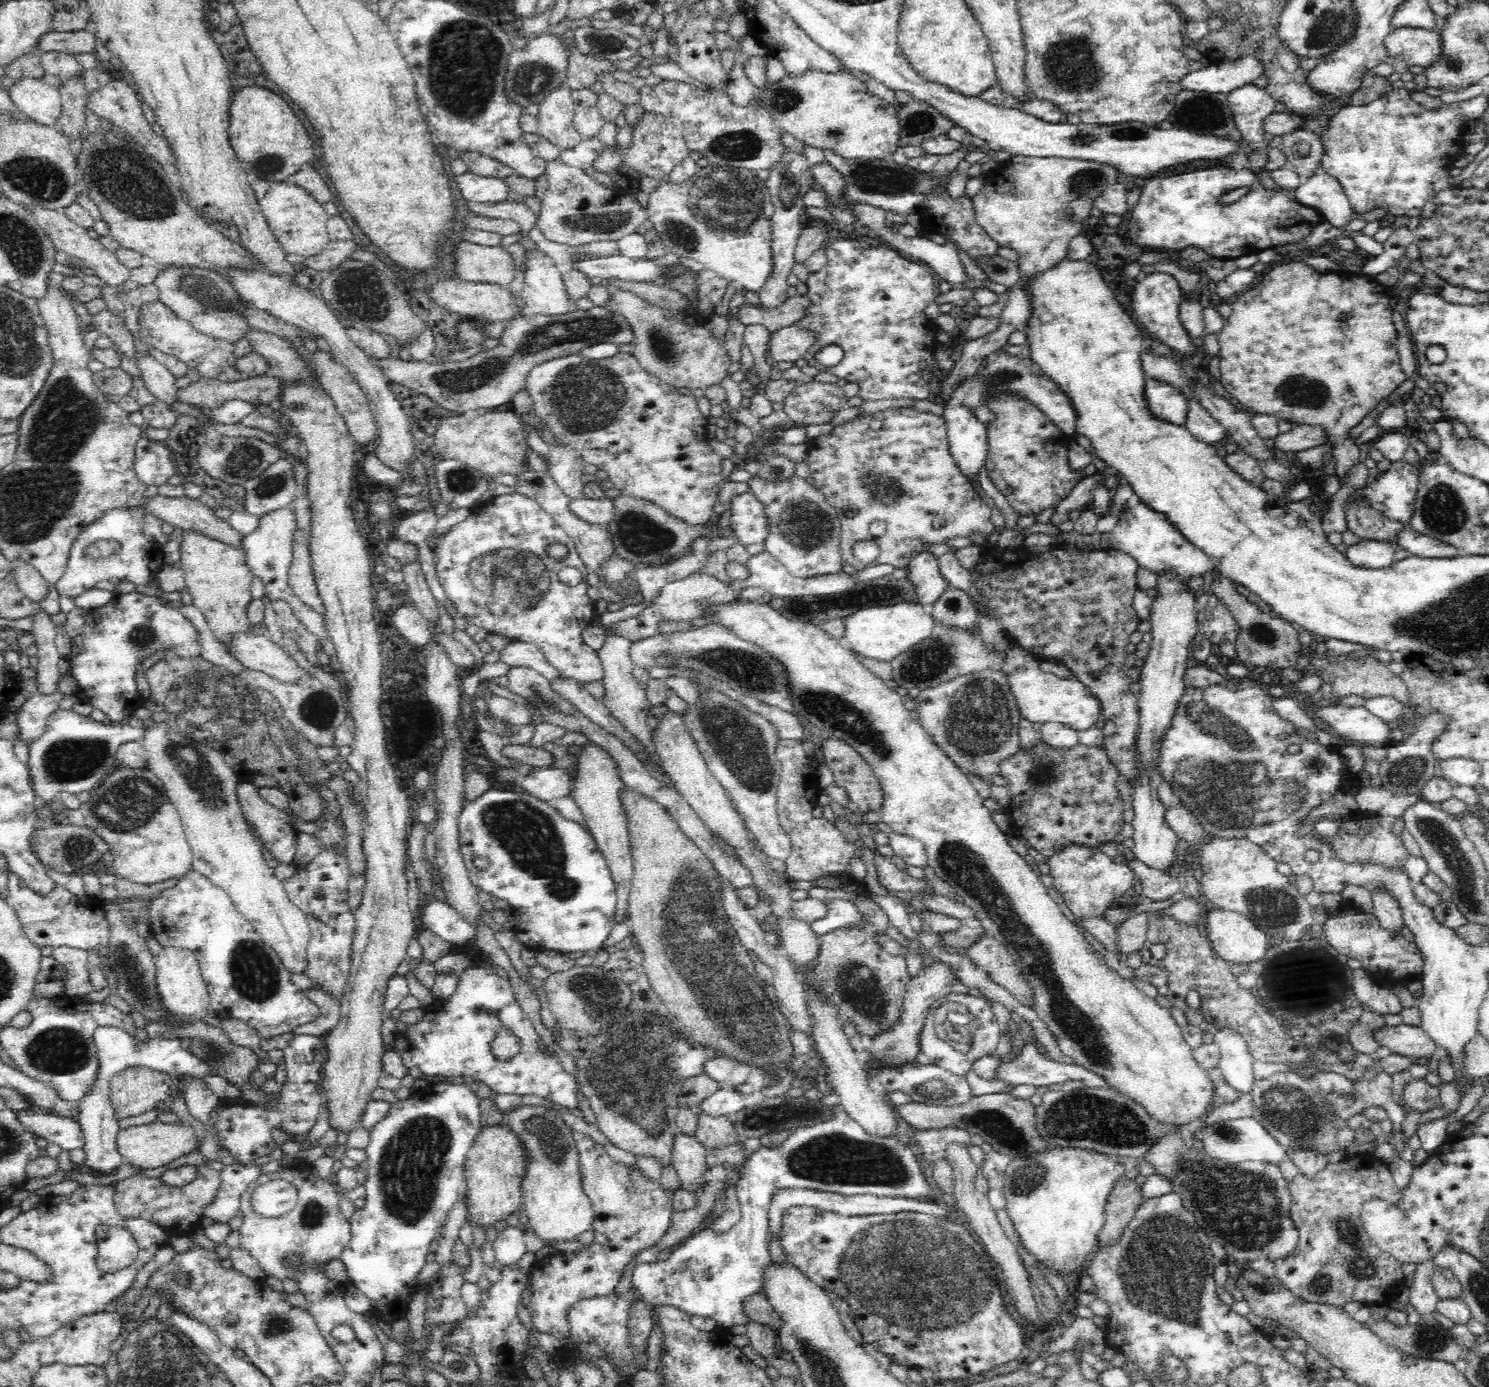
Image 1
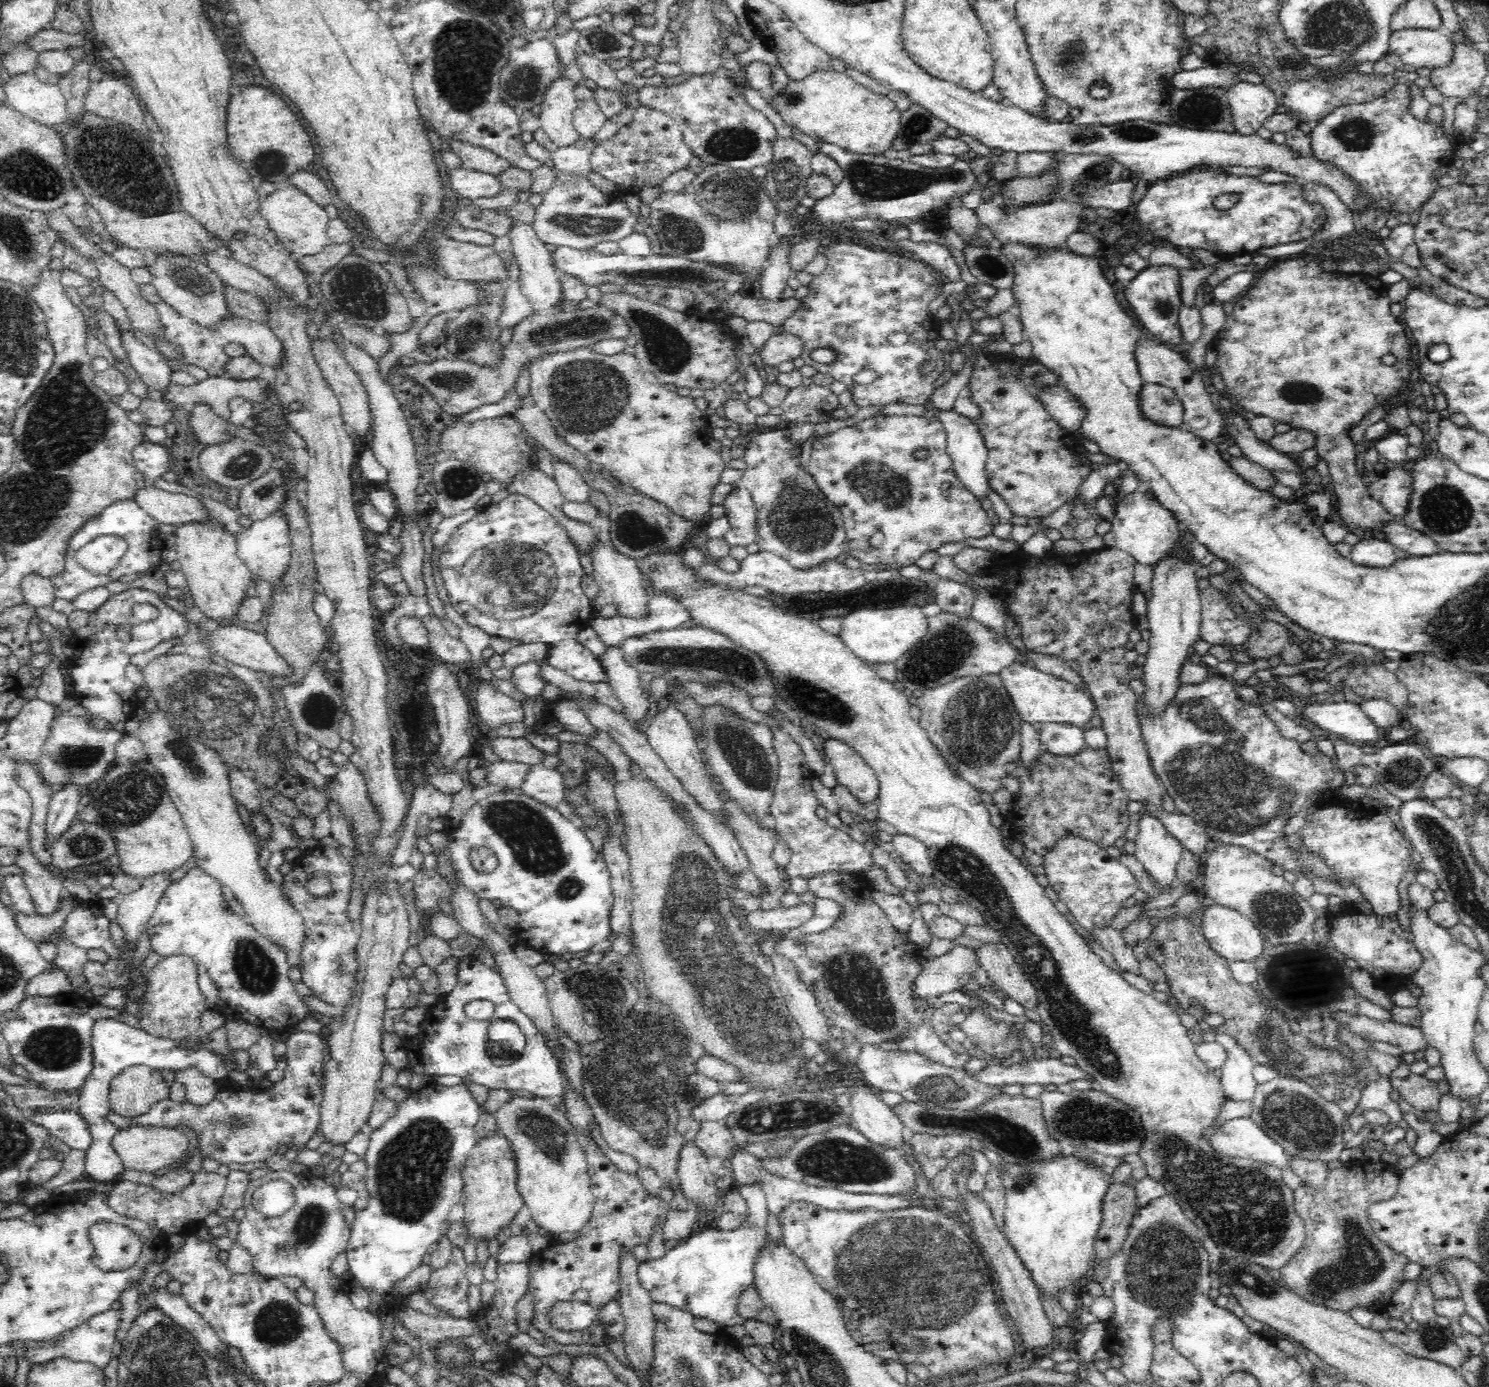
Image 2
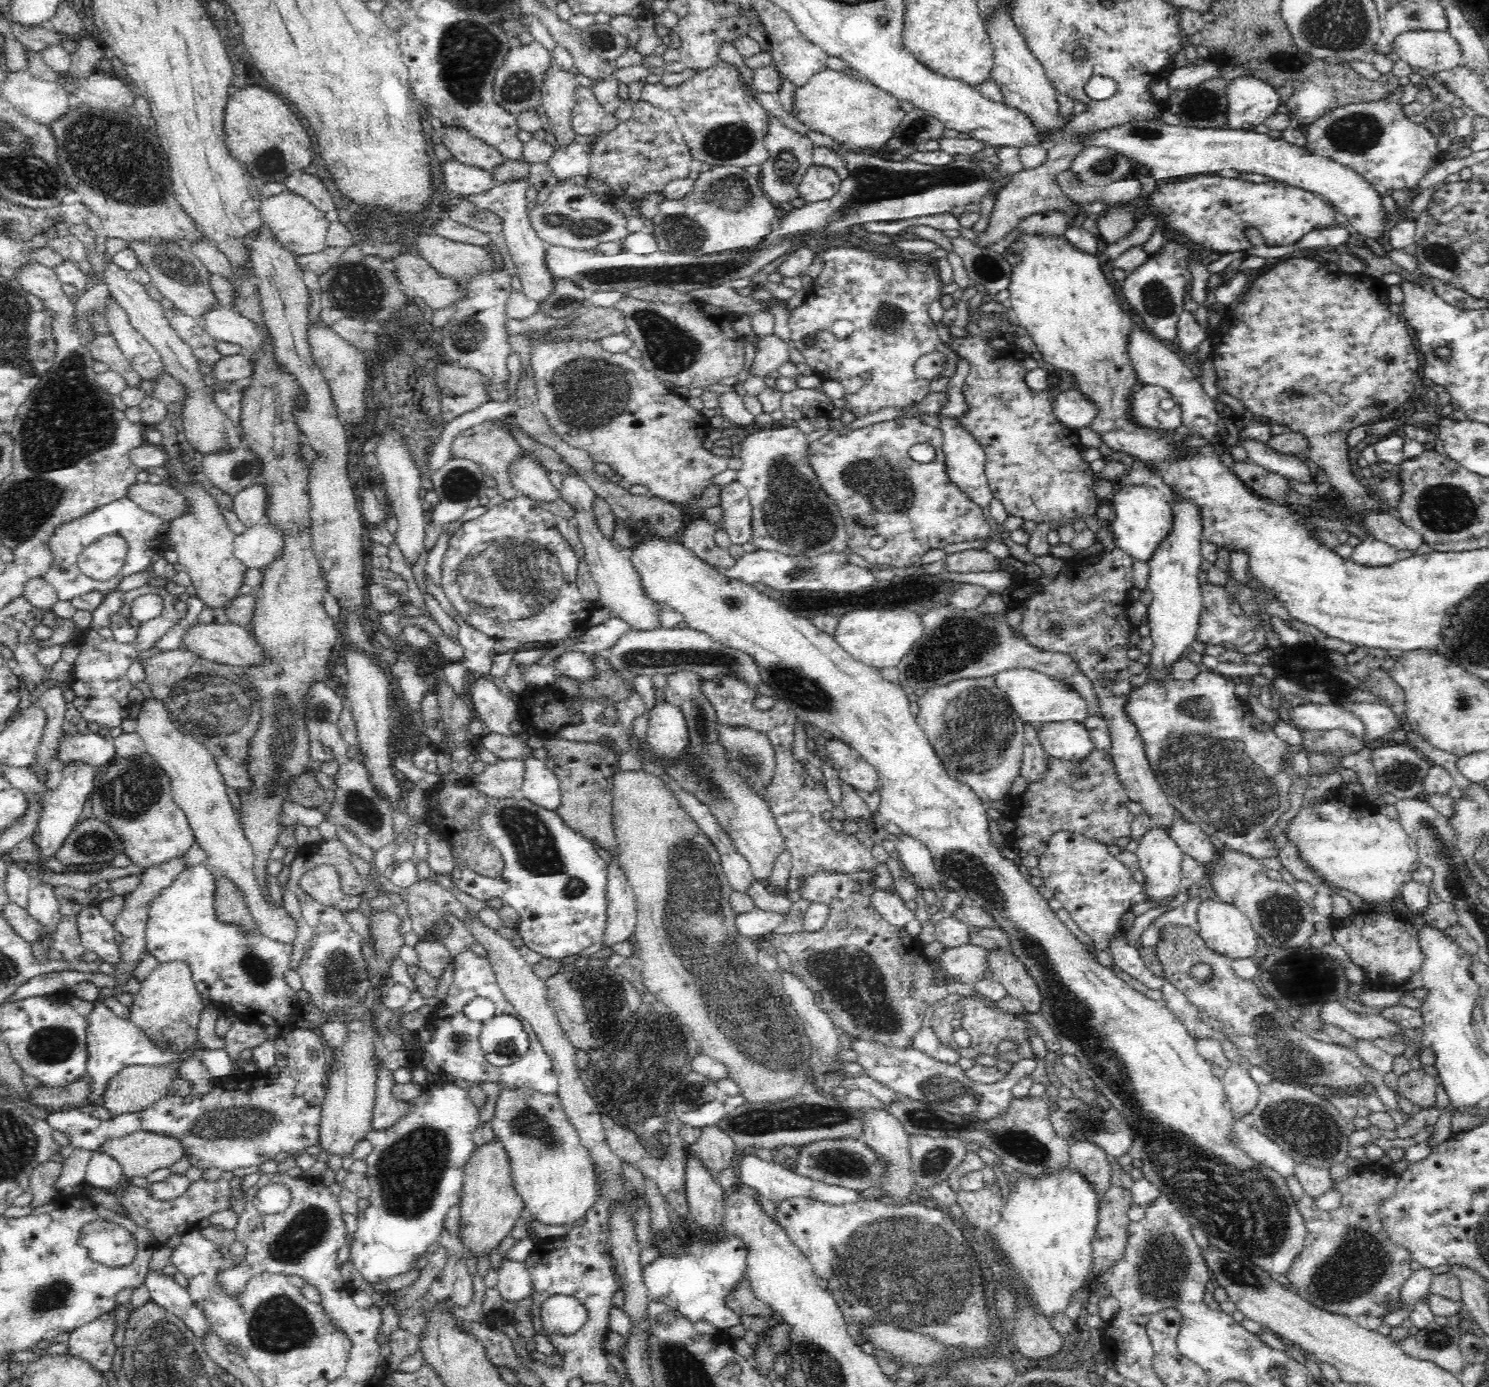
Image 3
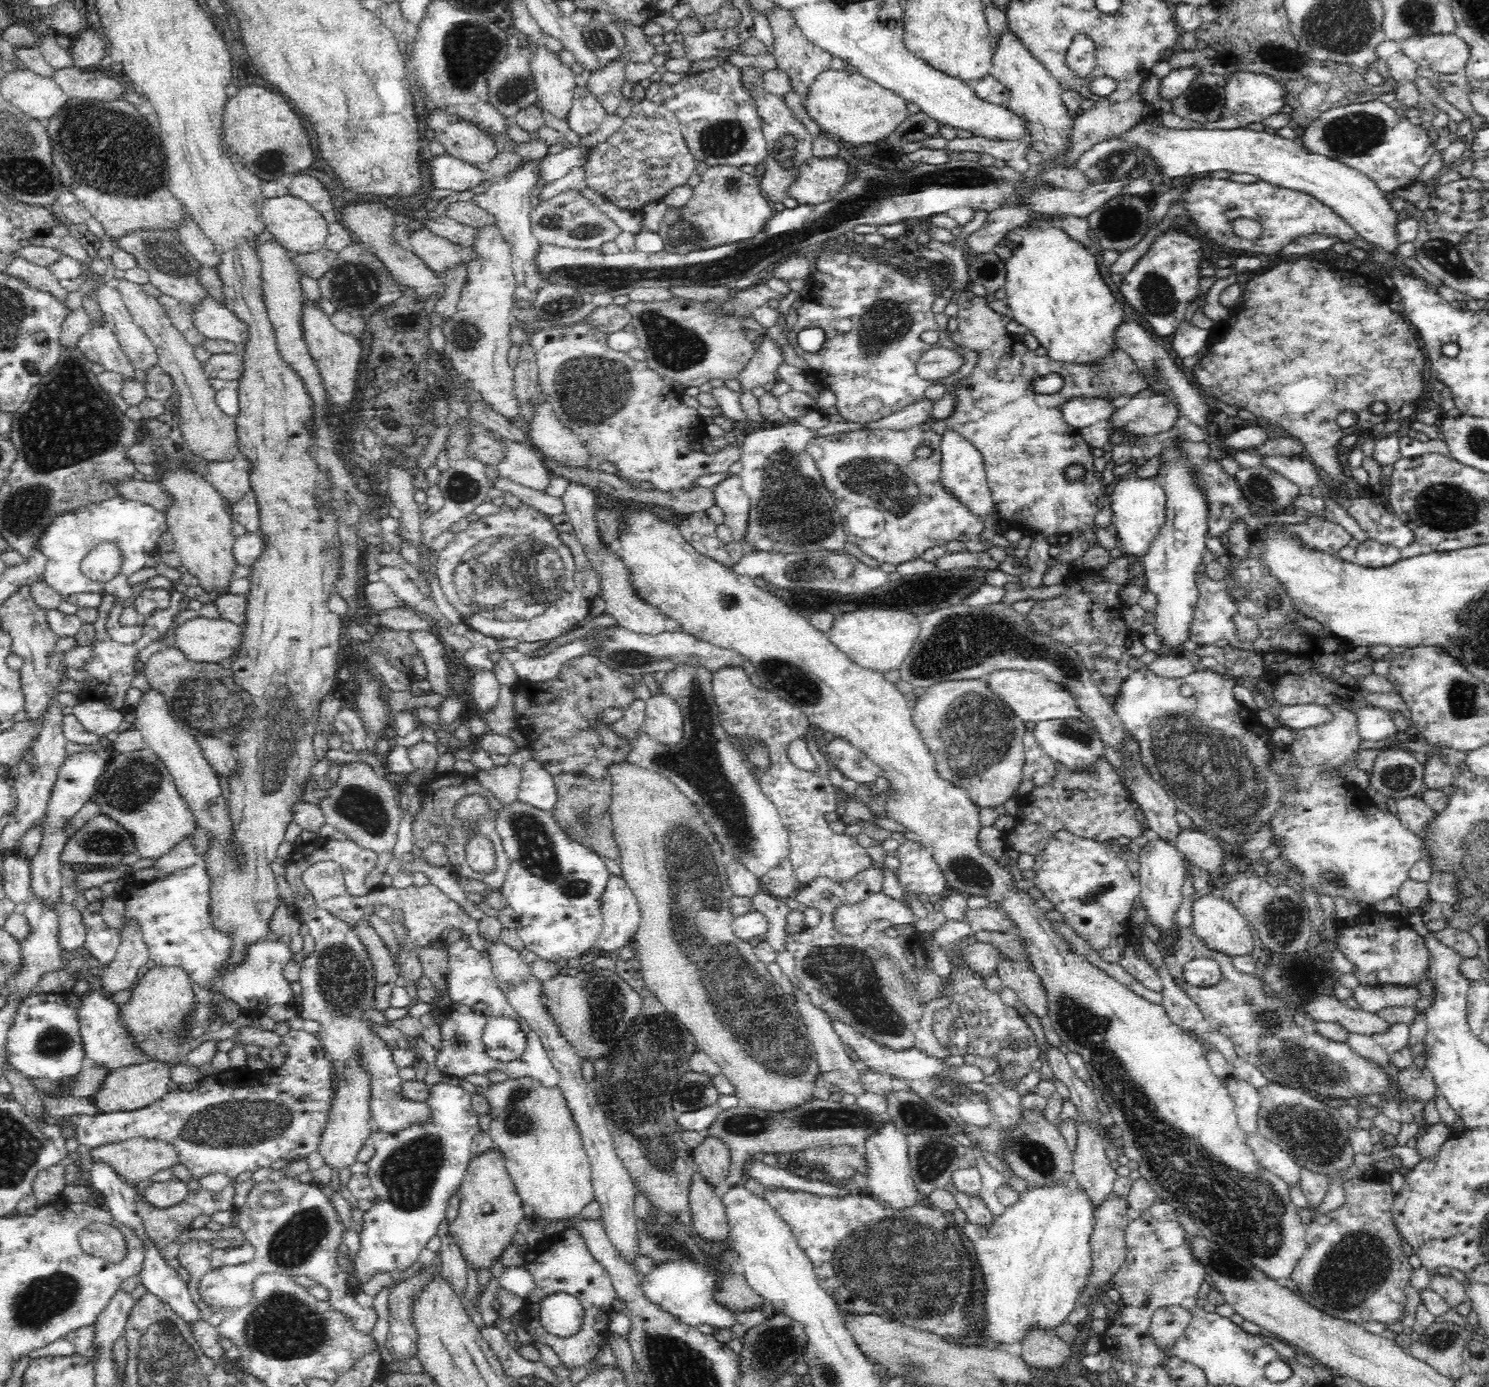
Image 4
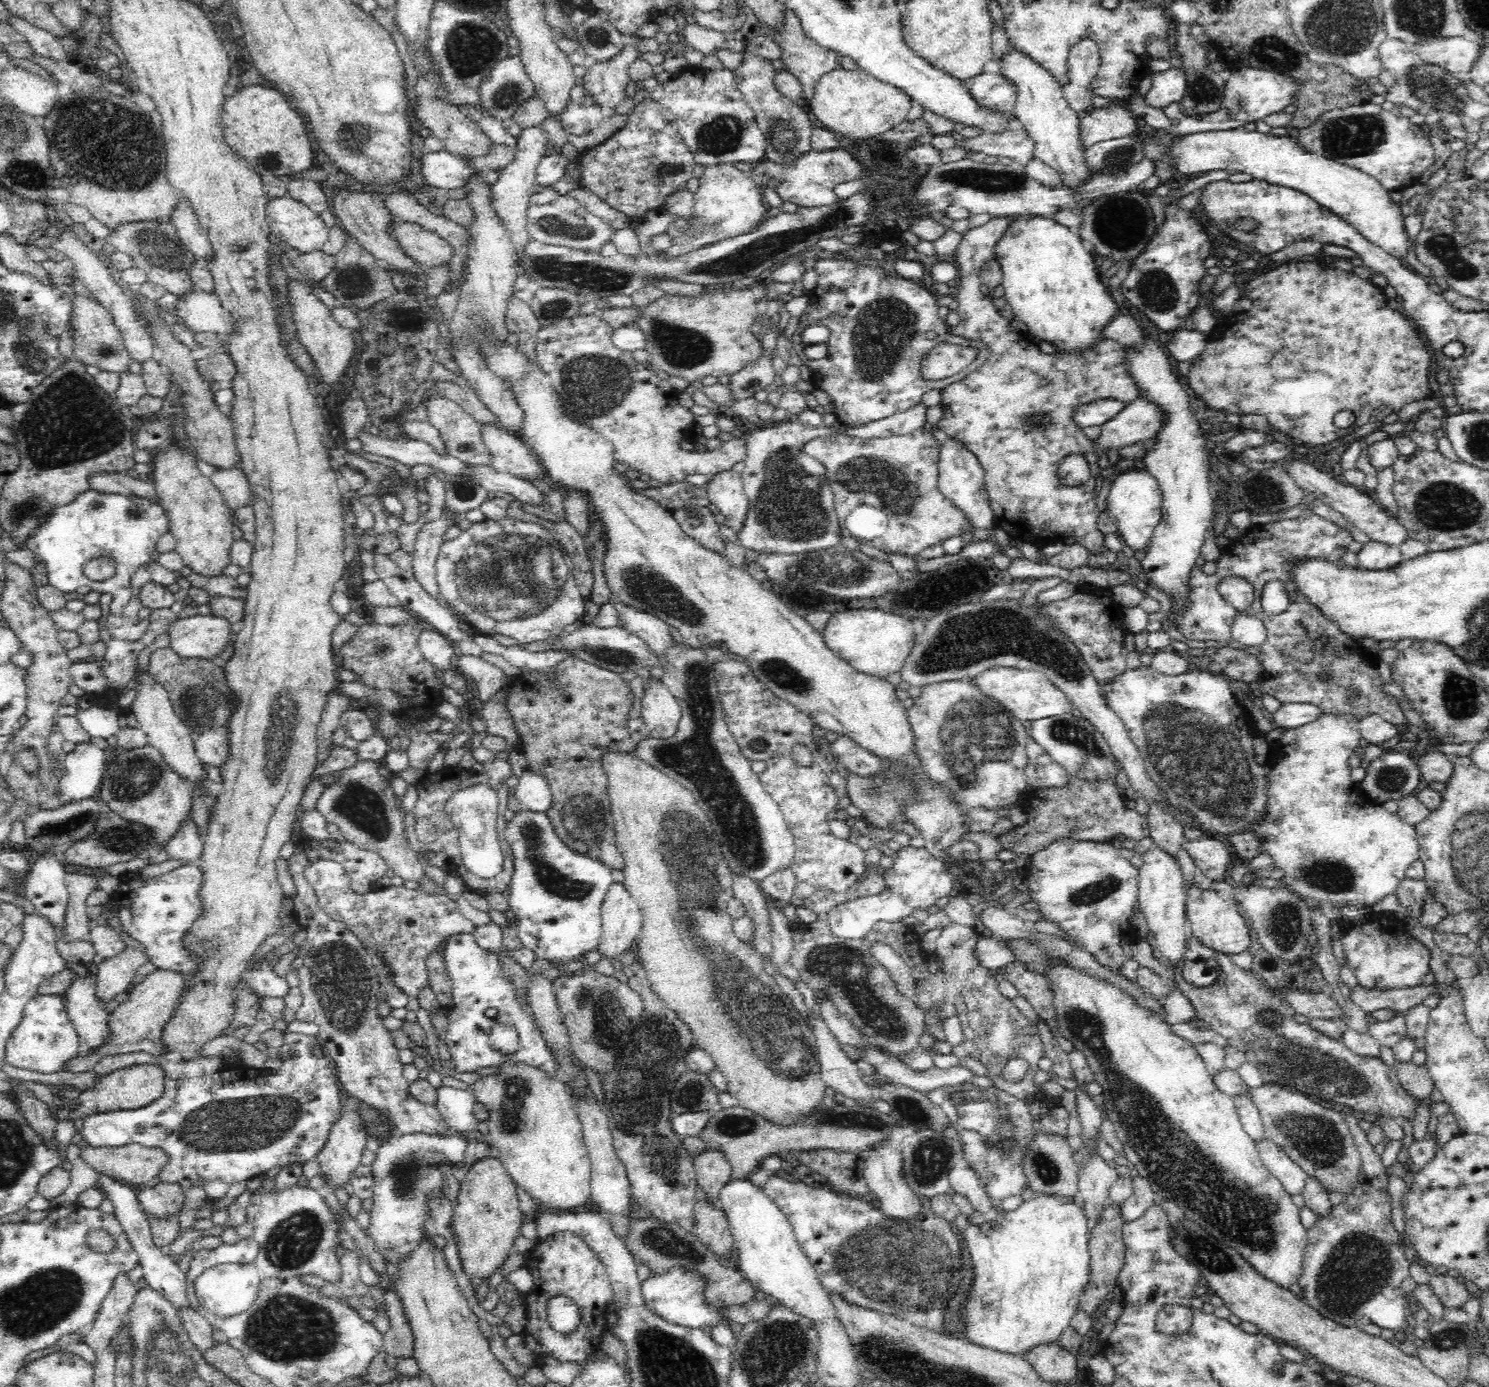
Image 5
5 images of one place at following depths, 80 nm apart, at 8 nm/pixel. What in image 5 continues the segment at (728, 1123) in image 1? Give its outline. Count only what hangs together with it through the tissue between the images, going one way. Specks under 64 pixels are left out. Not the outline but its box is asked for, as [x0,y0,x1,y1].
[693,1145,731,1203]

